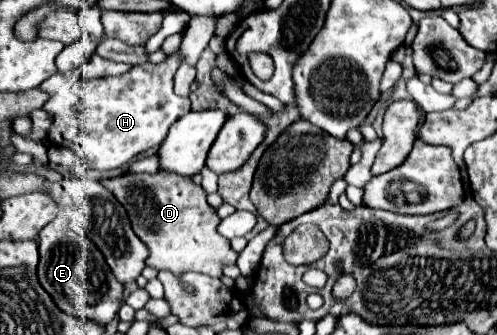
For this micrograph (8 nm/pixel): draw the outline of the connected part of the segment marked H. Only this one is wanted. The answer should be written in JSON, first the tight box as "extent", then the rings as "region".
{"extent":[48,52,190,170],"region":[[[174,52],[162,64],[148,62],[134,66],[122,76],[98,80],[82,78],[82,82],[74,86],[78,102],[70,110],[52,116],[52,126],[48,130],[50,142],[72,148],[86,168],[92,170],[120,168],[140,152],[156,148],[164,140],[168,128],[190,112],[190,100],[172,92],[172,78],[178,66],[178,52]]]}

